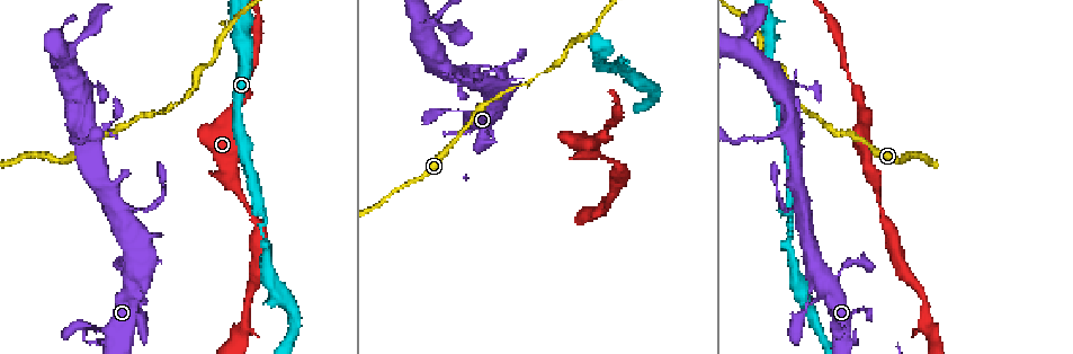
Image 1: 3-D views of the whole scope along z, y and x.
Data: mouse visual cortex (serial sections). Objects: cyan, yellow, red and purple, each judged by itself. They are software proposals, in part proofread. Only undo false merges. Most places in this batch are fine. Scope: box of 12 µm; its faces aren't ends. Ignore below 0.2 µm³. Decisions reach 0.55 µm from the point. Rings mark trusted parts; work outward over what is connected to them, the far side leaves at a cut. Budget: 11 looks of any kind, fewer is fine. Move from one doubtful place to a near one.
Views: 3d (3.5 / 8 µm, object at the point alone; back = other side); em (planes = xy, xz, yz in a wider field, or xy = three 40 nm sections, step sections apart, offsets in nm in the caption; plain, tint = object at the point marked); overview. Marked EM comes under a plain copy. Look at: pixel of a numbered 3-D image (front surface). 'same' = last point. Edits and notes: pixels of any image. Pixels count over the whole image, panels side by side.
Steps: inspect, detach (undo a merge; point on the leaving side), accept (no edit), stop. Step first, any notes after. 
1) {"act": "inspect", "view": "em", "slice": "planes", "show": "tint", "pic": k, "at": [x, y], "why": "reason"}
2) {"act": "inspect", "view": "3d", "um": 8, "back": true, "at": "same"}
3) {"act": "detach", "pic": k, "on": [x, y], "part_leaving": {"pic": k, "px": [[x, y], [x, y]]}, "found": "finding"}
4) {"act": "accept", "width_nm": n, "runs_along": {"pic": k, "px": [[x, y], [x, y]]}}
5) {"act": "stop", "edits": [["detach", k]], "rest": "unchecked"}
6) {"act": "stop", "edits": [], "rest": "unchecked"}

{"act": "inspect", "view": "em", "slice": "xy", "step": 1, "show": "tint", "pic": 1, "at": [497, 101]}

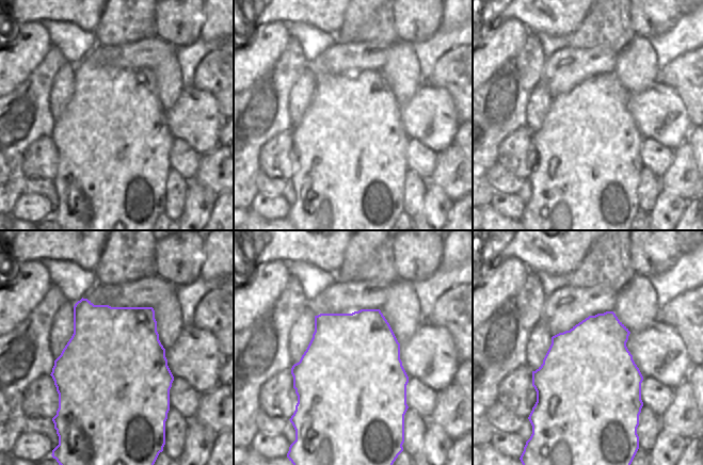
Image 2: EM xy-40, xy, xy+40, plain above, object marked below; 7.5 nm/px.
{"act": "inspect", "view": "3d", "um": 3.5, "at": "same"}

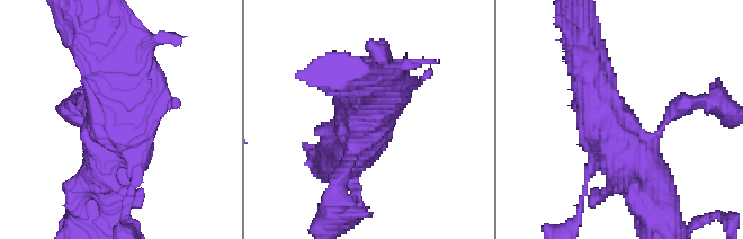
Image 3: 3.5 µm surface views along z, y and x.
{"act": "accept", "runs_along": {"pic": 3, "px": [[658, 201], [606, 125], [589, 70]]}, "found": "one cell here"}

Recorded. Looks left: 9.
{"act": "inspect", "view": "3d", "um": 8, "pic": 1, "at": [790, 219], "why": "narrows sharply"}

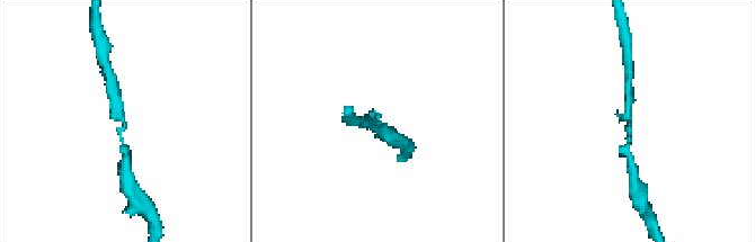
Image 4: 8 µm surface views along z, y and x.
{"act": "inspect", "view": "3d", "um": 3.5, "pic": 4, "at": [630, 125], "why": "zoom in"}

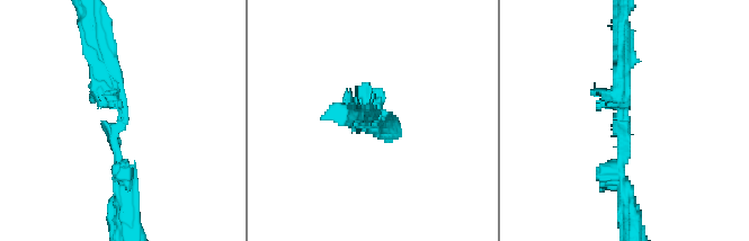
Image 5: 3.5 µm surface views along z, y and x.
{"act": "inspect", "view": "em", "slice": "xy", "step": 5, "show": "tint", "pic": 5, "at": [624, 117]}

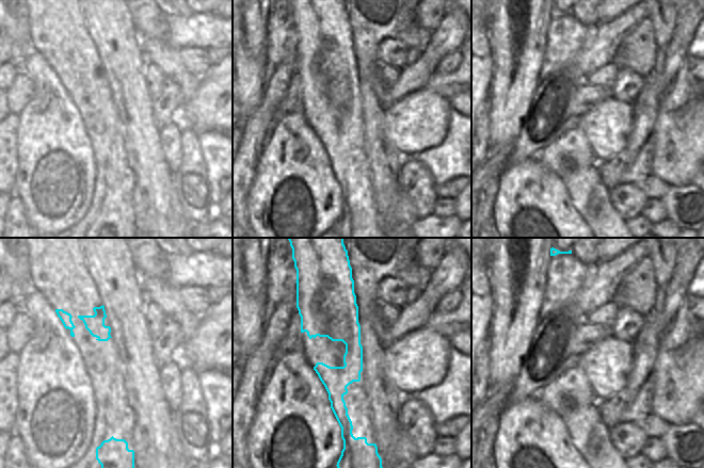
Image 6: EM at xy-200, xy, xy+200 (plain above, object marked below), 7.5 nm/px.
{"act": "accept", "runs_along": {"pic": 5, "px": [[623, 44], [621, 186]]}, "found": "continuous, no second cell"}

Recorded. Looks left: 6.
{"act": "inspect", "view": "3d", "um": 3.5, "pic": 1, "at": [606, 126], "why": "thin neck"}

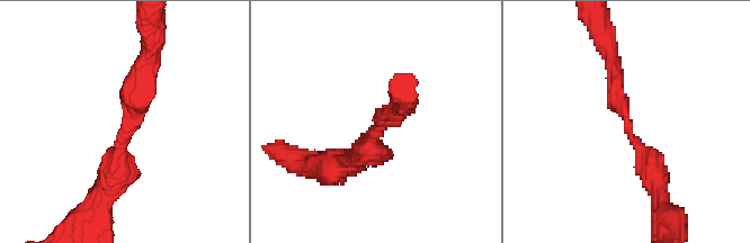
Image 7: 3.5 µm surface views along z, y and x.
{"act": "inspect", "view": "em", "slice": "xy", "step": 3, "show": "tint", "pic": 7, "at": [122, 134], "why": "need the tissue"}

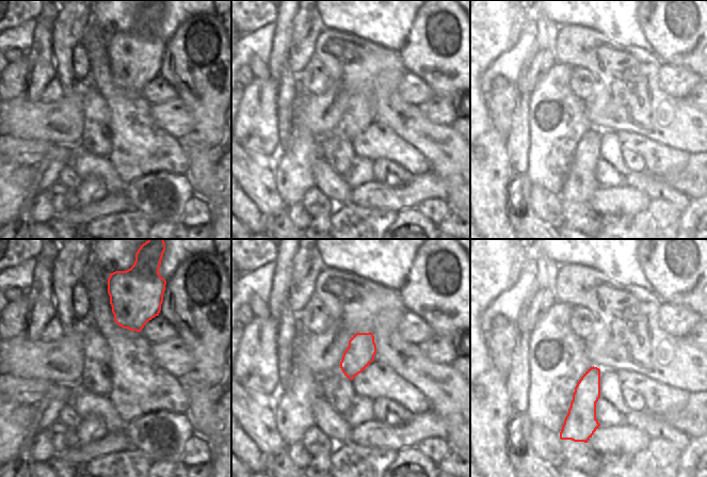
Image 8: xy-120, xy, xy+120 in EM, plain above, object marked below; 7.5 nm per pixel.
{"act": "accept", "found": "all the same cell"}

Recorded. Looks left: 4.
{"act": "inspect", "view": "3d", "um": 3.5, "pic": 1, "at": [841, 136], "why": "narrows sharply"}

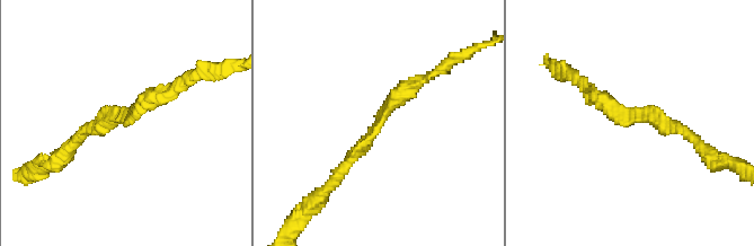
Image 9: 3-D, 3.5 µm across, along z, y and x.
{"act": "accept", "runs_along": {"pic": 9, "px": [[334, 179], [396, 96], [424, 79]]}, "found": "one cell here"}

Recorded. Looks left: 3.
{"act": "stop", "edits": [], "rest": "unchecked"}

